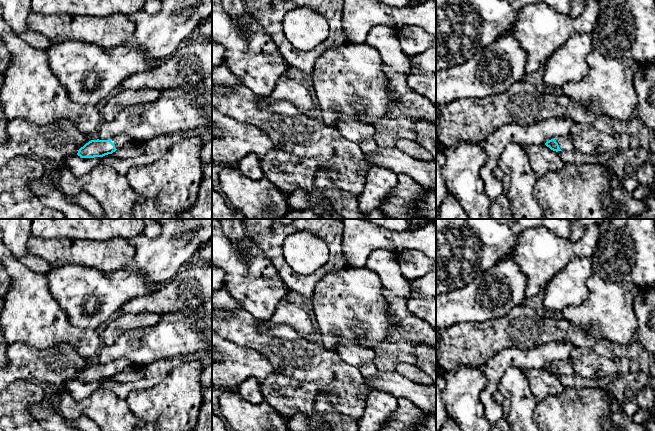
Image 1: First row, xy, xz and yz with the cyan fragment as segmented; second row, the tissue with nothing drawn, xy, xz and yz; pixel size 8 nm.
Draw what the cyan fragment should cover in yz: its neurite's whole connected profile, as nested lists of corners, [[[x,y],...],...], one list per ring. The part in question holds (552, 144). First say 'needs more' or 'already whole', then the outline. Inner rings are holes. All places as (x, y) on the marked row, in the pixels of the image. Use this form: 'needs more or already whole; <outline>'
needs more; [[[571,134],[554,138],[545,143],[547,147],[549,147],[553,151],[570,151],[574,149],[573,138]]]

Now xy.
needs more; [[[117,136],[108,140],[91,140],[79,149],[77,155],[81,158],[103,157],[112,154],[128,141],[126,136]]]

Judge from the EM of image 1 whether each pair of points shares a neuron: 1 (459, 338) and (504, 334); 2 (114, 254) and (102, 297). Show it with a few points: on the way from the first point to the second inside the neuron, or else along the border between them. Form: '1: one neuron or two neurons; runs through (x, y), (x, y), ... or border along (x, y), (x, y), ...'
1: one neuron; runs through (470, 338), (489, 338), (493, 336)
2: two neurons; border along (132, 266), (111, 272), (86, 267)

